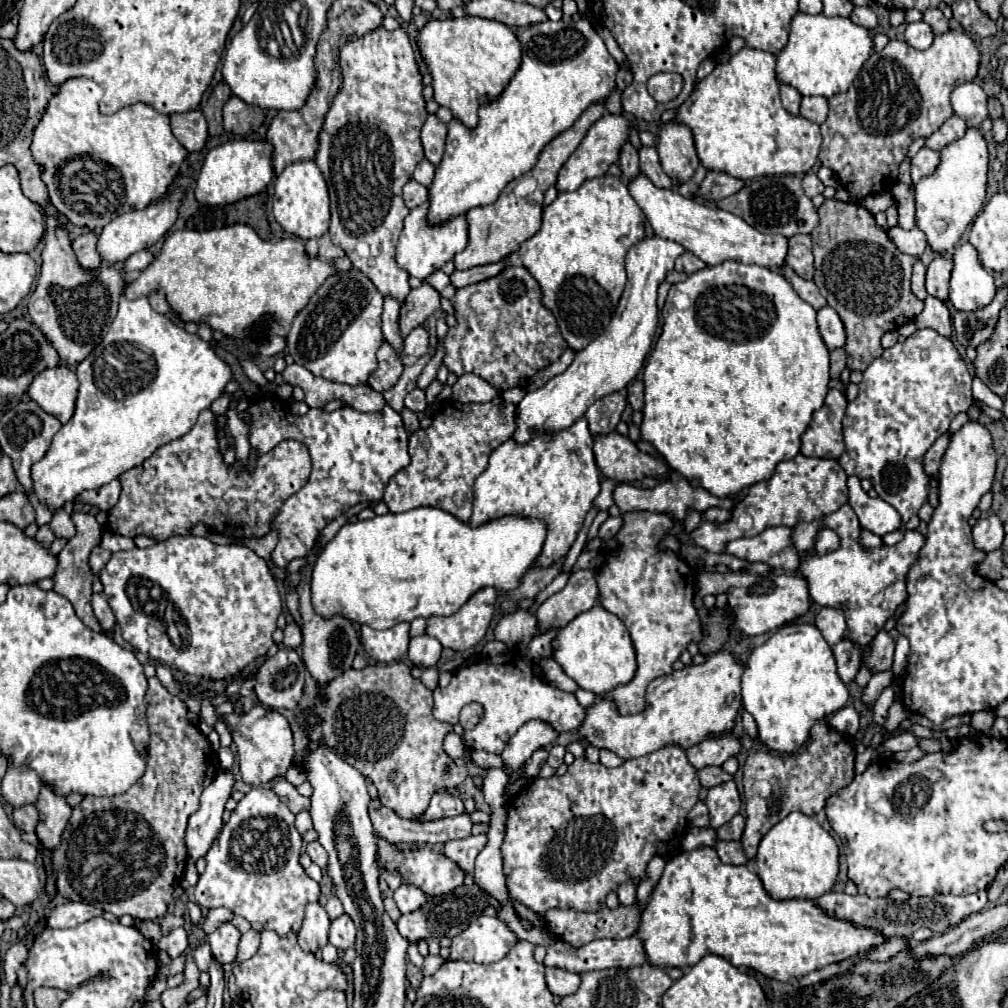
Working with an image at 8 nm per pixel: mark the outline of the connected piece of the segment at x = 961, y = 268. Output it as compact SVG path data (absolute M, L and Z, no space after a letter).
M966 241L954 251L954 267L950 277L950 301L956 309L974 311L988 305L996 295L992 275L980 265L976 247Z

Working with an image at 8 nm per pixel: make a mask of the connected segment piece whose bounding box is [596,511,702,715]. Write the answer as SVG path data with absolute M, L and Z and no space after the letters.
M650 511L622 513L622 519L624 519L624 525L614 537L618 547L604 555L604 565L600 567L600 571L596 575L596 583L598 583L598 603L622 619L622 623L626 625L630 637L632 637L634 649L636 649L634 679L626 685L618 685L616 689L612 689L608 693L608 699L612 699L616 703L618 713L634 715L634 713L640 713L646 709L644 697L646 697L648 683L654 681L656 677L672 673L674 661L680 659L680 655L686 651L688 643L690 641L698 643L702 639L702 623L700 623L700 617L694 607L694 585L692 585L694 569L684 559L680 559L674 551L660 547L660 541L670 533L676 519L668 517L668 513L650 513Z

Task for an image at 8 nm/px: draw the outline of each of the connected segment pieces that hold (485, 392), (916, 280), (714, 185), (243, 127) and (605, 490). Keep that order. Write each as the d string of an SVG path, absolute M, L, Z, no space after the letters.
M474 373L458 377L458 381L452 385L452 399L458 403L488 403L496 395L498 391Z
M918 261L916 265L914 265L914 271L912 271L912 293L920 299L920 301L924 301L926 299L926 289L924 289L924 275L926 275L926 267L922 265L922 261Z
M708 171L704 181L700 183L700 197L704 201L710 201L710 203L716 203L724 197L730 197L732 193L738 193L742 189L744 181L740 179L734 179L726 173L716 173L716 171Z
M230 97L224 105L224 129L236 135L248 135L264 123L264 111L260 107L248 105L238 97Z
M606 479L606 481L602 481L602 485L600 485L600 493L596 495L596 501L594 501L594 507L596 507L598 511L608 511L608 507L614 505L612 491L614 491L616 485L618 485L618 483L616 483L614 479Z

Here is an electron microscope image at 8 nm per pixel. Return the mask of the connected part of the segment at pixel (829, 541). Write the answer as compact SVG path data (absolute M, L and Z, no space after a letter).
M822 527L820 533L816 535L816 541L814 541L814 555L824 555L824 553L830 553L830 551L836 551L840 547L840 537L836 535L834 529L828 529L828 527Z

